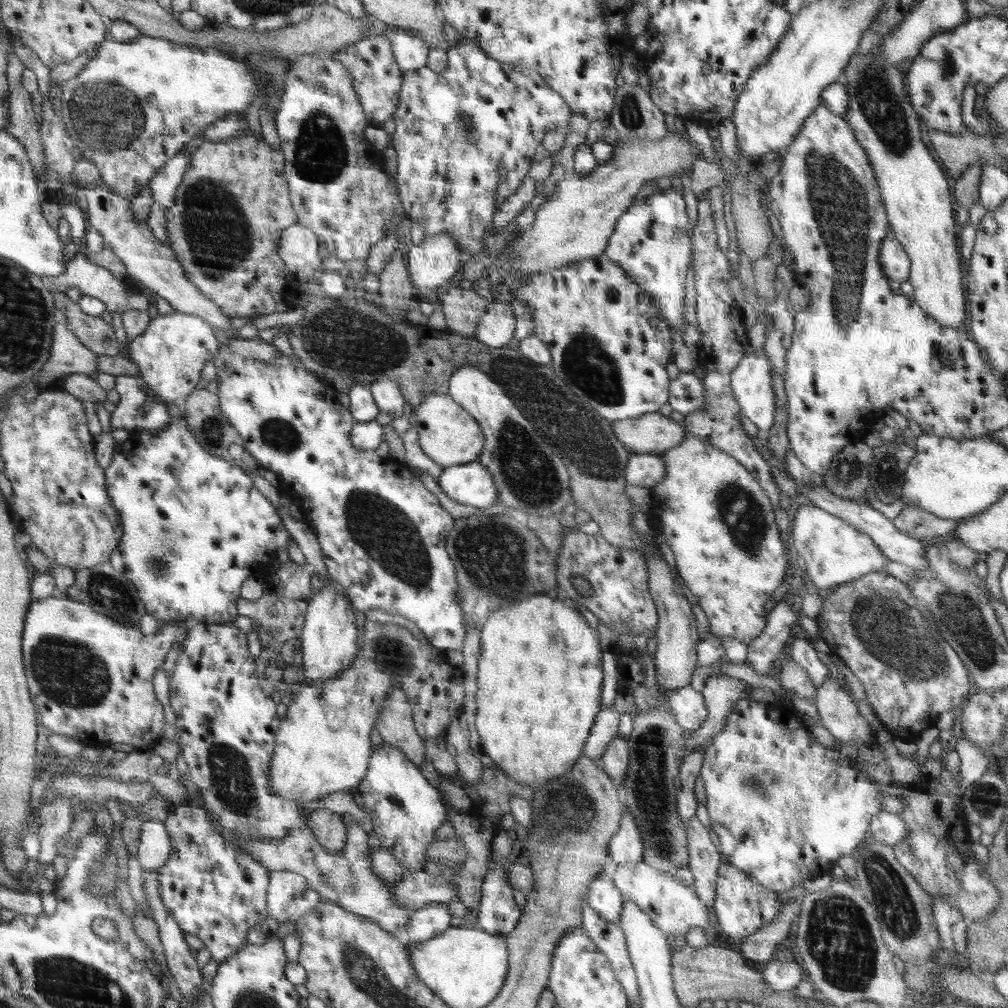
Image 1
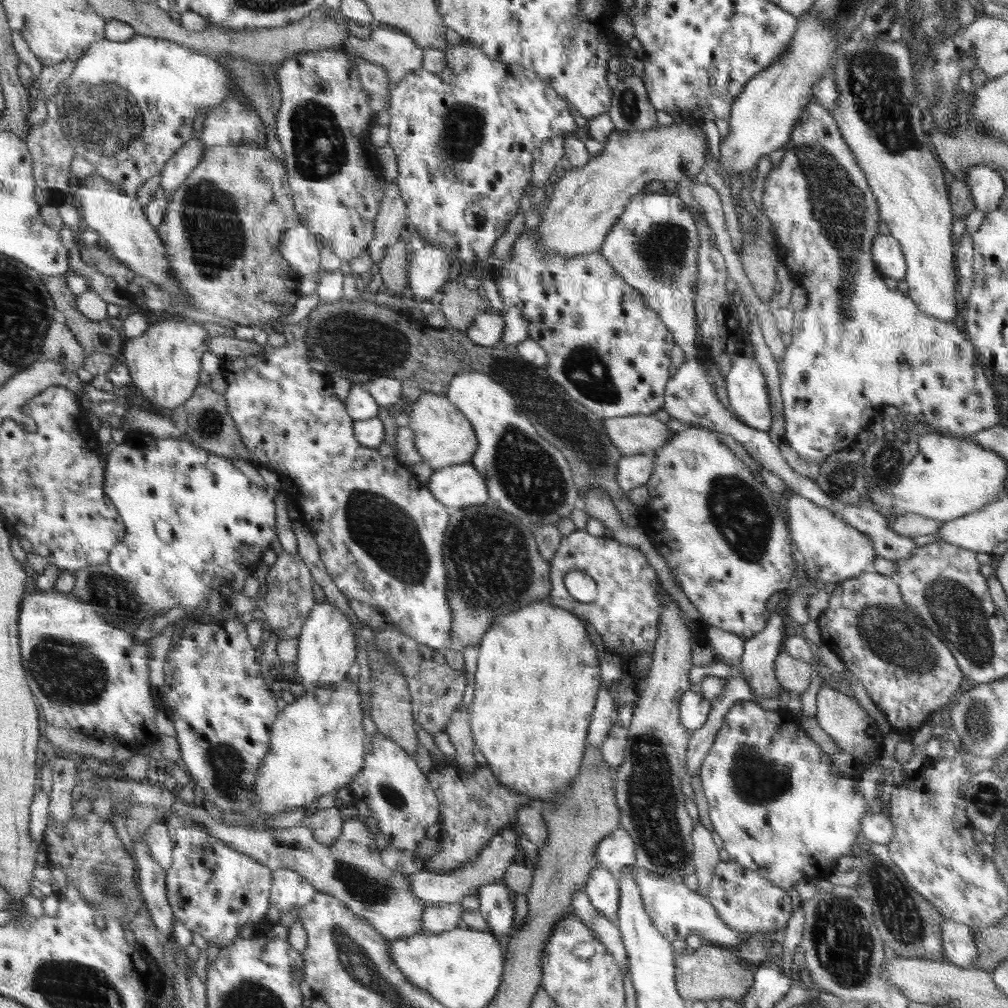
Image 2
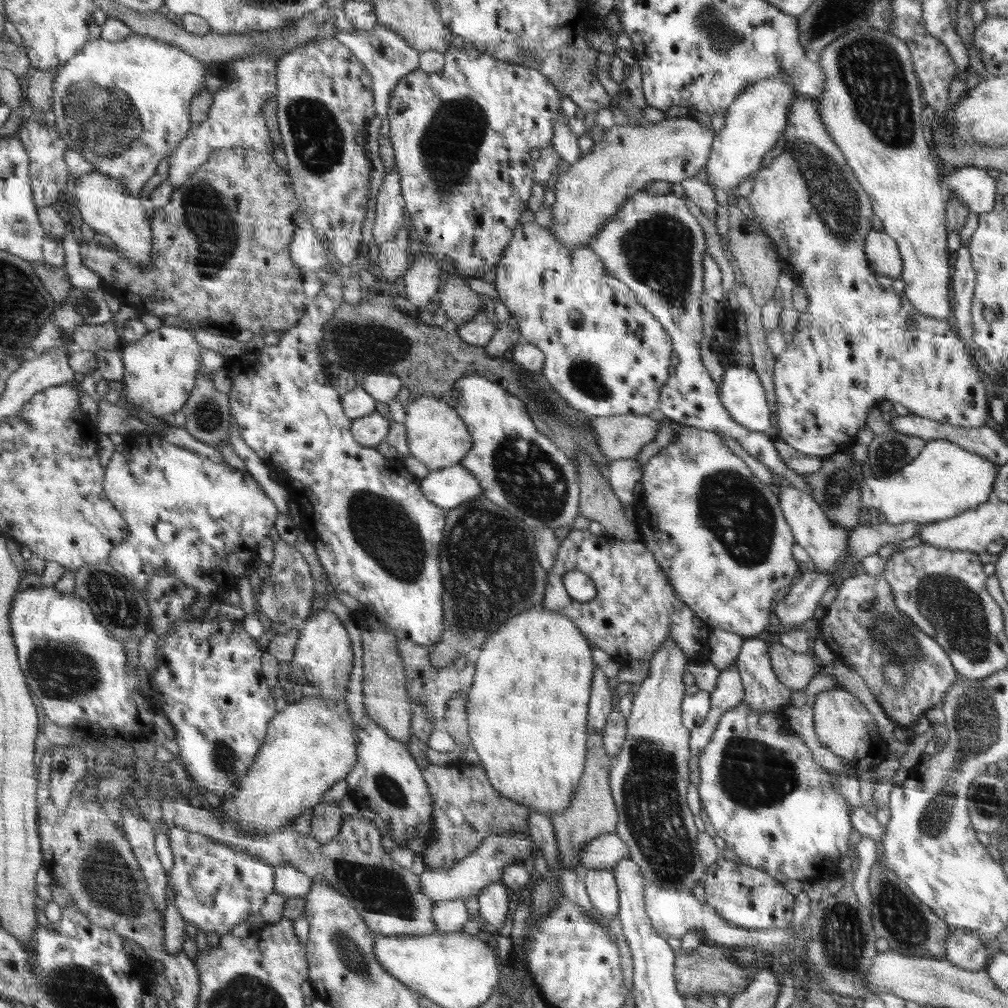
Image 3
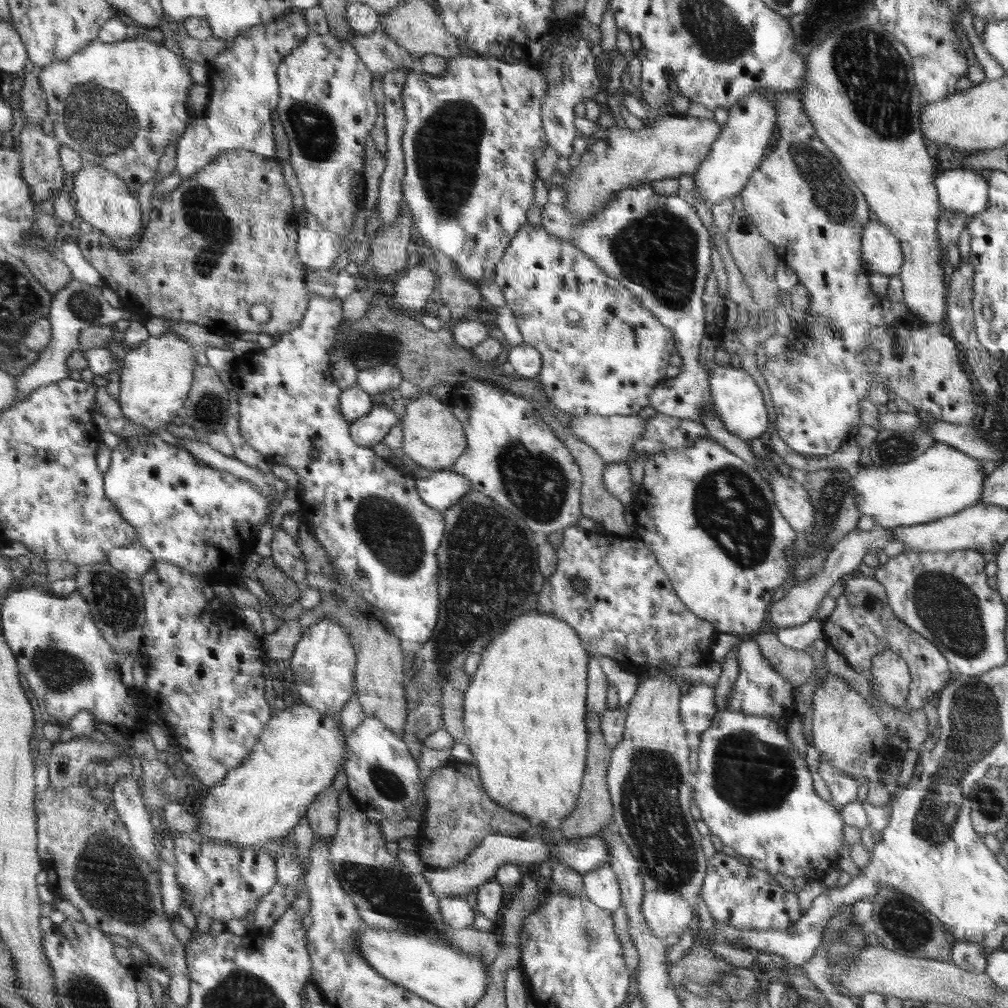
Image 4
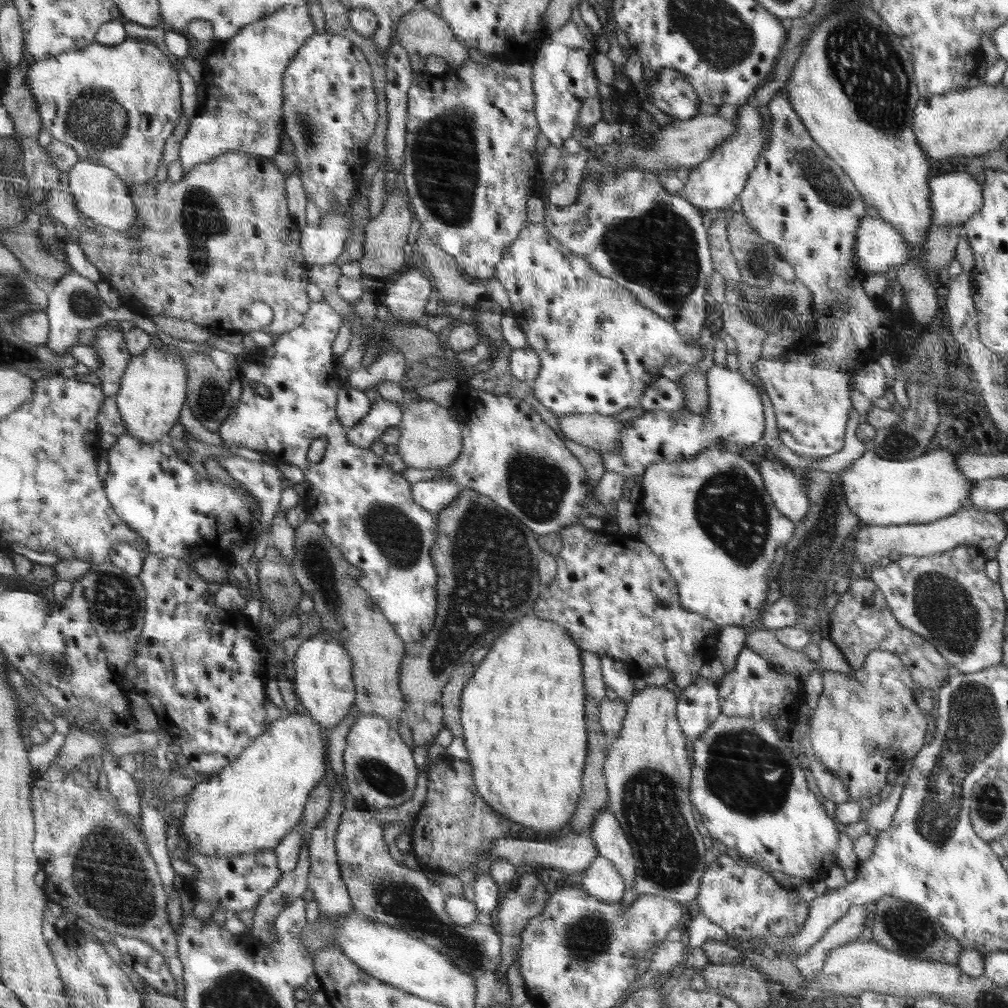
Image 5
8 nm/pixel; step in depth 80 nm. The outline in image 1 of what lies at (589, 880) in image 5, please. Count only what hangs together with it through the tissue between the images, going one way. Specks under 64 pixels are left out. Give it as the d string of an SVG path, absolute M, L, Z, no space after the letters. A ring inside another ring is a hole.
M602 872L598 873L593 881L590 881L586 901L602 918L615 923L626 900L613 881L613 877L610 878Z

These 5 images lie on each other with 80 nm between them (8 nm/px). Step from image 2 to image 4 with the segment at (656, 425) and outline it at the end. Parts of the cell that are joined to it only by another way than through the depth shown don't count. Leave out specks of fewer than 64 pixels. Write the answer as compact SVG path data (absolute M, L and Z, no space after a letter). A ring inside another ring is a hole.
M589 414L574 417L569 424L571 434L591 446L608 463L626 460L634 444L644 437L648 422L638 415L603 417Z

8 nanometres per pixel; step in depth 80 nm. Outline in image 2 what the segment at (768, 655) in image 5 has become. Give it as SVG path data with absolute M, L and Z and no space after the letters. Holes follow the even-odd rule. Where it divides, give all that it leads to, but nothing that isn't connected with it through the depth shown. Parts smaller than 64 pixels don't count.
M782 649L781 656L775 663L775 670L777 681L781 683L781 686L800 696L810 686L811 674L815 666L793 658L785 649Z

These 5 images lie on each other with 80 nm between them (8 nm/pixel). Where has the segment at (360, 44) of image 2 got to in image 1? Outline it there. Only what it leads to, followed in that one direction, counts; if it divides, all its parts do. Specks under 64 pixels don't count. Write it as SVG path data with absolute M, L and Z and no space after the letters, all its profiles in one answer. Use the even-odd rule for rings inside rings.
M393 28L384 33L389 39L394 60L404 74L426 67L427 56L432 48L425 43L425 40L422 40L417 32Z

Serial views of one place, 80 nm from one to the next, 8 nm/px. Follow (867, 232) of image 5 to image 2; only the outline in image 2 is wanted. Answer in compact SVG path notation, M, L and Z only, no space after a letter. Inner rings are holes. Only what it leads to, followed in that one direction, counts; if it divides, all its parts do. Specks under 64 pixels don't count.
M882 235L878 242L874 242L874 258L878 258L877 269L883 276L897 281L904 280L907 261L903 249L898 240L892 236Z

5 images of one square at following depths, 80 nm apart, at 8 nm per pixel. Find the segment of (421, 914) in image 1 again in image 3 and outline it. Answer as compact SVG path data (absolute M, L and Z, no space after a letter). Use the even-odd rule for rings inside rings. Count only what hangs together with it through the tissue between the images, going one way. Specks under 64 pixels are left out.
M460 899L435 902L432 913L438 932L442 933L462 931L464 924L471 918L464 900Z

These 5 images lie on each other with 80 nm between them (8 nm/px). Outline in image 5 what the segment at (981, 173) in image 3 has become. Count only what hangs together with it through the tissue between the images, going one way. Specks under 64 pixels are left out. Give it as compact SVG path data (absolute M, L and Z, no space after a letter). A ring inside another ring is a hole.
M950 172L936 176L930 181L932 190L932 209L934 226L958 226L969 220L976 214L982 204L983 188L967 172Z

